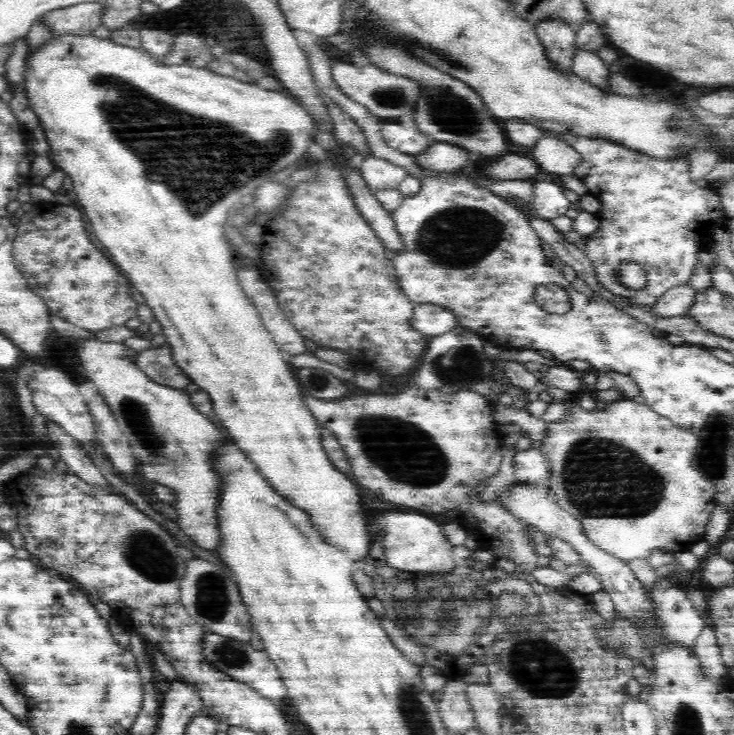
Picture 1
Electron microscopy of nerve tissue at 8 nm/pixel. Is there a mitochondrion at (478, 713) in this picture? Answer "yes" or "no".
no

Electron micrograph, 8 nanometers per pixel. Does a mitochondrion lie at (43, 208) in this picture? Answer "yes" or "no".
no

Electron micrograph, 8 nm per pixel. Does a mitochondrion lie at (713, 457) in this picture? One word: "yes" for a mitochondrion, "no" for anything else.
yes

